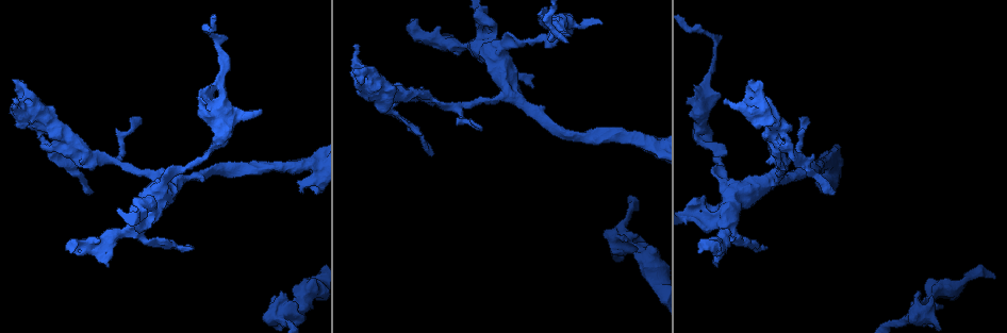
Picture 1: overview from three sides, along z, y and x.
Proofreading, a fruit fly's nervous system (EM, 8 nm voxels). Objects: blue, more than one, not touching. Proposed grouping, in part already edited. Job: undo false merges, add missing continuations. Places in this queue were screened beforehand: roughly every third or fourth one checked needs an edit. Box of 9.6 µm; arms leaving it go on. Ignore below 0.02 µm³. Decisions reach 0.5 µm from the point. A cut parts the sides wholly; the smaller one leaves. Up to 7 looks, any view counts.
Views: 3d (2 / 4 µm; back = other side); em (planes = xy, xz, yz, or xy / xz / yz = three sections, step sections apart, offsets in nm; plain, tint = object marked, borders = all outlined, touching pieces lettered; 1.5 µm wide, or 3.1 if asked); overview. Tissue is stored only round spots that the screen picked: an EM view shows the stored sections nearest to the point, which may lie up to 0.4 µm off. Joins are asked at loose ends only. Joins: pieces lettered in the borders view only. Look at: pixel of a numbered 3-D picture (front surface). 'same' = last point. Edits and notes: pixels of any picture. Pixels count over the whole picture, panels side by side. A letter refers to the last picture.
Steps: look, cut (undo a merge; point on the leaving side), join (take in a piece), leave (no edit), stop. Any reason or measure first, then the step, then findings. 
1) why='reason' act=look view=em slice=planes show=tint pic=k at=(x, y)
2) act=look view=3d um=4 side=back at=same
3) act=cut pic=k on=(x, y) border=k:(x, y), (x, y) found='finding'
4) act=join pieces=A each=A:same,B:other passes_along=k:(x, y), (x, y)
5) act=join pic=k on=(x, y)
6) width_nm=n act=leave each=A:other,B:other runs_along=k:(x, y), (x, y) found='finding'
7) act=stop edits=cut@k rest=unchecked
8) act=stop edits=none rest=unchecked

act=look view=3d um=4 pic=1 at=(602, 23)

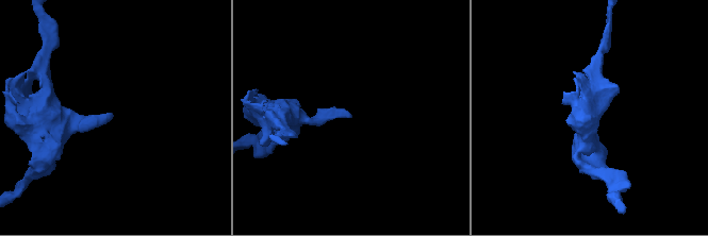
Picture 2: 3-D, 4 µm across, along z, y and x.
why='need the tissue' act=look view=em slice=xz step=4 show=borders pic=2 at=(350, 115)

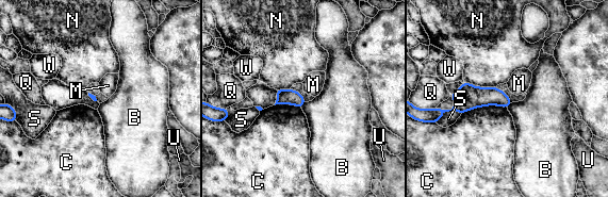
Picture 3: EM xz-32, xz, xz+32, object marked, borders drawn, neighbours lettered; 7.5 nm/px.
why='another direction' act=look view=em slice=planes show=borders at=same

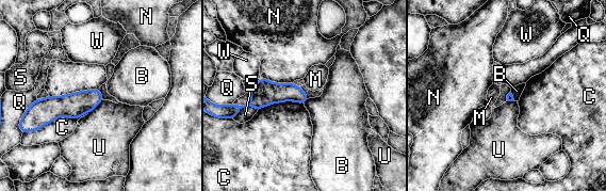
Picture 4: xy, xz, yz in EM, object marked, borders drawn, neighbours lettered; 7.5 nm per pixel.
act=leave each=B:other,C:other,M:other,N:other,Q:other,S:other,U:other,W:other border=4:(102, 99), (88, 113) found='none of them fits'

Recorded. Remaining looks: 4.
why='thick end' act=look view=em slice=planes show=tint pic=1 at=(790, 140)

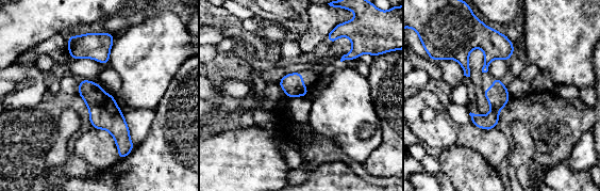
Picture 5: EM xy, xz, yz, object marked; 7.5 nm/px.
act=look view=em slice=planes show=borders at=same

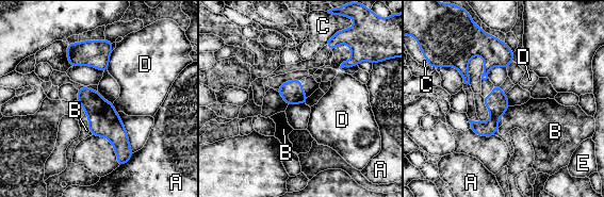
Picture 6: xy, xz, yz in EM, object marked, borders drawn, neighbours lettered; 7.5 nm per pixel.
act=leave each=A:other,B:other,C:other,D:other,E:other found='none of them fits'

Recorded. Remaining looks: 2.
why='an open end' act=look view=3d um=2 pic=1 at=(90, 192)

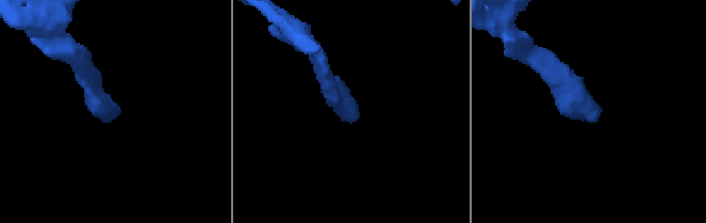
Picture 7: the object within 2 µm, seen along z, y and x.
act=look view=em slice=planes show=borders pic=7 at=(112, 111)

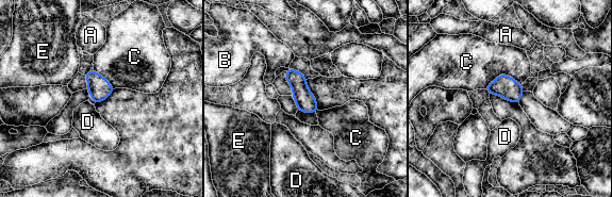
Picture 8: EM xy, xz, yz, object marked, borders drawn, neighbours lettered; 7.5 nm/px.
width_nm=150 longest_contact=C:280nm act=leave each=A:other,B:other,C:other,D:other,E:other found='no lettered piece goes on from it'

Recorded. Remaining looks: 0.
act=stop edits=none rest=unchecked

